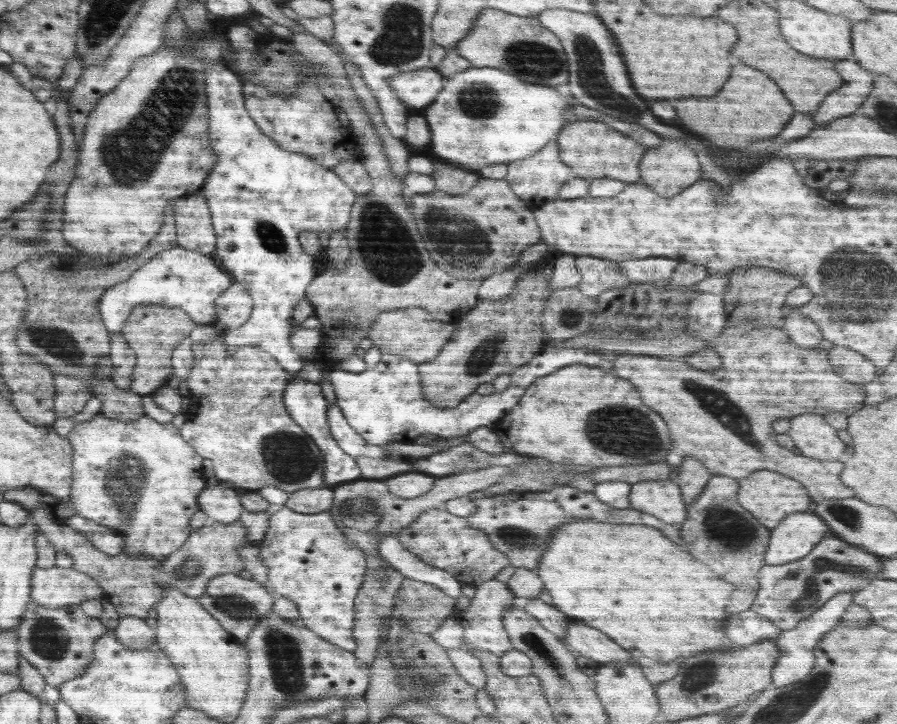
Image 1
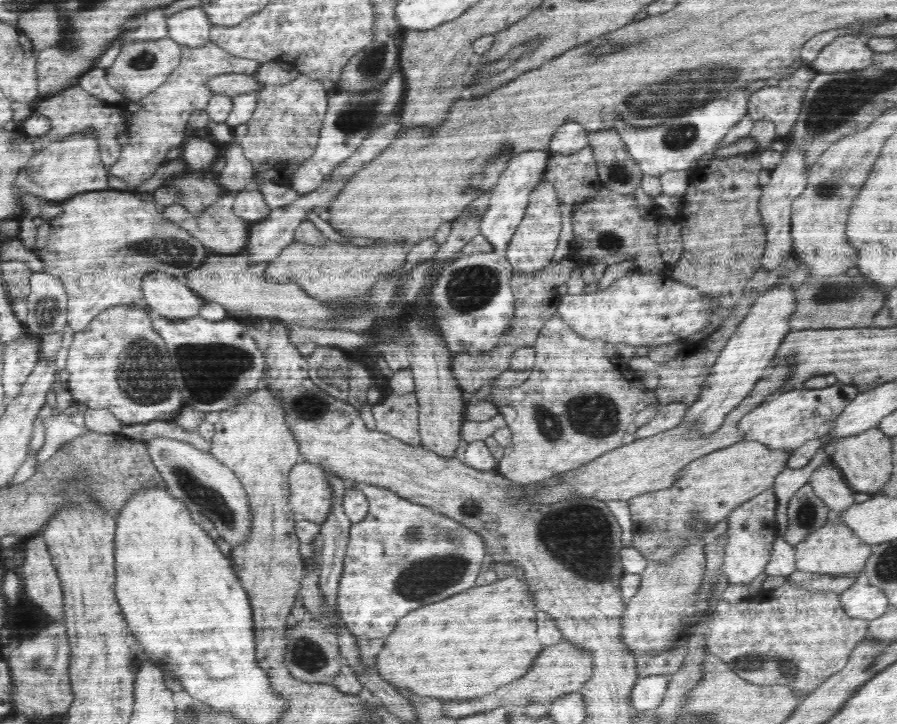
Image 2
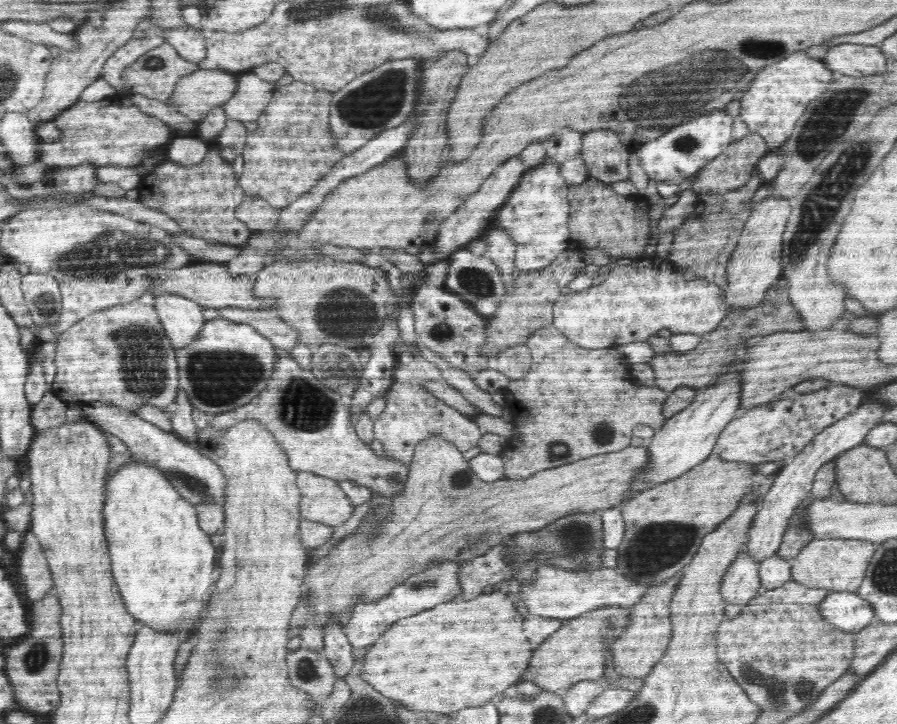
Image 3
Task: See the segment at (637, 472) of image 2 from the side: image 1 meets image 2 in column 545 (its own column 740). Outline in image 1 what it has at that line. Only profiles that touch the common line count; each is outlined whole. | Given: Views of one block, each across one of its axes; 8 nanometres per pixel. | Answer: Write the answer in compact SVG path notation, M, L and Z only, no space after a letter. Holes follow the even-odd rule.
M757 470L739 481L737 501L742 508L752 513L752 516L766 528L773 529L778 526L782 518L788 514L804 512L813 508L808 491L793 478L771 470Z

